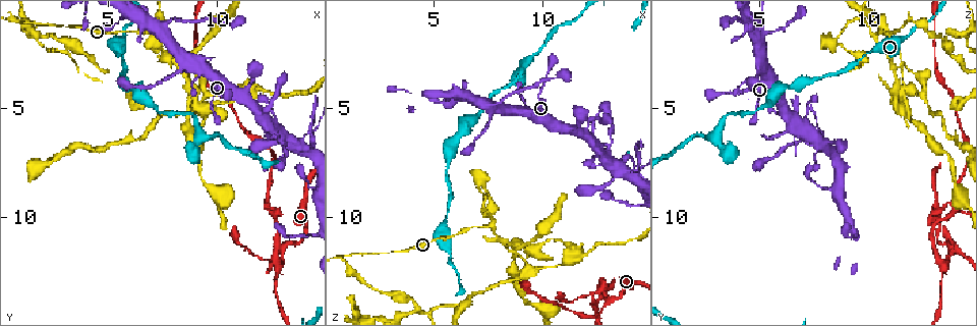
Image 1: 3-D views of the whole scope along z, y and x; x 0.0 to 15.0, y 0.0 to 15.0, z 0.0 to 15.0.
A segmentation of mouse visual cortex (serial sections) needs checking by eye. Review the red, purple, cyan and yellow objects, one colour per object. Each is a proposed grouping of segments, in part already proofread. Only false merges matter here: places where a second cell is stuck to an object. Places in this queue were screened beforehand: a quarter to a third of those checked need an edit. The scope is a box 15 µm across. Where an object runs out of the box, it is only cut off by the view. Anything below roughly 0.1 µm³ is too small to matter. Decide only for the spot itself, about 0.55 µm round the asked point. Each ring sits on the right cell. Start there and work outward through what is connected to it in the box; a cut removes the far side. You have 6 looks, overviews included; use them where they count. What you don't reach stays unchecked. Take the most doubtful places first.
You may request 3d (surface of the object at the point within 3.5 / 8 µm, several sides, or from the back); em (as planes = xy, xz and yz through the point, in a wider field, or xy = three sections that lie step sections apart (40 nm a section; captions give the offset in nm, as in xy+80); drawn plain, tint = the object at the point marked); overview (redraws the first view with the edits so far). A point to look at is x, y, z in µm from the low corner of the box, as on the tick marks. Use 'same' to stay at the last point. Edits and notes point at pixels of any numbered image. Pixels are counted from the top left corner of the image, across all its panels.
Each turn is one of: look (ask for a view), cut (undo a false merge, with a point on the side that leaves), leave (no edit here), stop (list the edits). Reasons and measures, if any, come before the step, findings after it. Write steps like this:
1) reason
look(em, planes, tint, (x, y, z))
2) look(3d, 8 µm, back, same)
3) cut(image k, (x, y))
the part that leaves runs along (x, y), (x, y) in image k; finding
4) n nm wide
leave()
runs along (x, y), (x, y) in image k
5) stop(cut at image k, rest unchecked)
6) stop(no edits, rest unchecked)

narrows sharply
look(3d, 3.5 µm, (13.0, 11.9, 13.8))

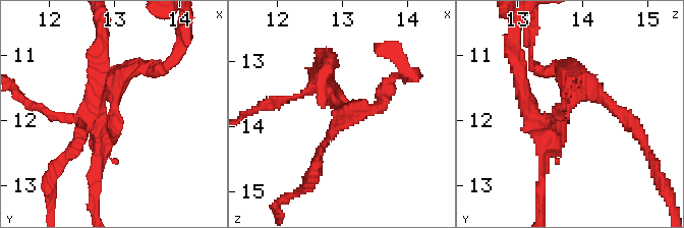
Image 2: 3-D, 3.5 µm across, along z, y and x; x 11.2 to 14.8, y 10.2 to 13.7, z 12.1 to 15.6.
cut(image 2, (521, 100))
the part that leaves runs along (545, 131), (526, 106), (513, 37) in image 2; two cells meet here

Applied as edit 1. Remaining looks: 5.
look(overview)

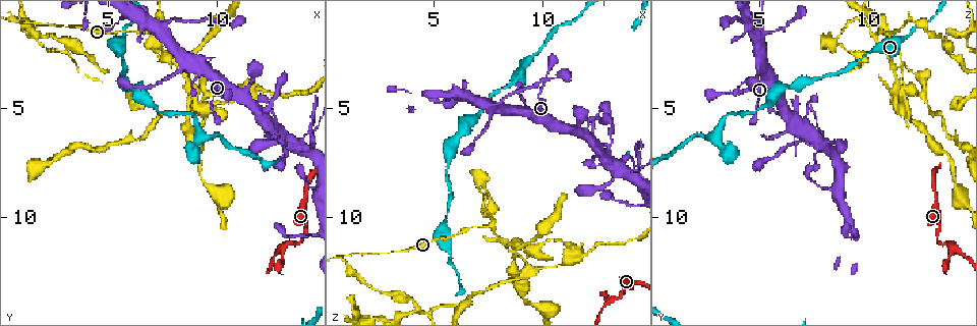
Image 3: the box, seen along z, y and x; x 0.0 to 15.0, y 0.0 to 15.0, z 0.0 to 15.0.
three arms meet
look(3d, 8 µm, back, (7.7, 1.6, 10.3))

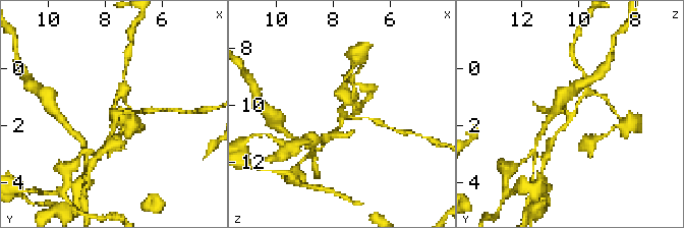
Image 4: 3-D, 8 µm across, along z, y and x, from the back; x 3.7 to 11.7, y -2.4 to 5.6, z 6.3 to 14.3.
look(3d, 3.5 µm, (7.6, 1.7, 10.3))

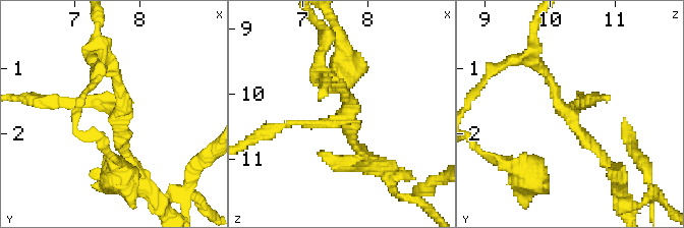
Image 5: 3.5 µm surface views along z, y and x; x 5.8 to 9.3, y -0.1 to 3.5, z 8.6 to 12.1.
3 arms; arms of 100, 150, 150 nm; now the EM
look(em, xy, step 5, tint, (7.65, 1.65, 10.30))

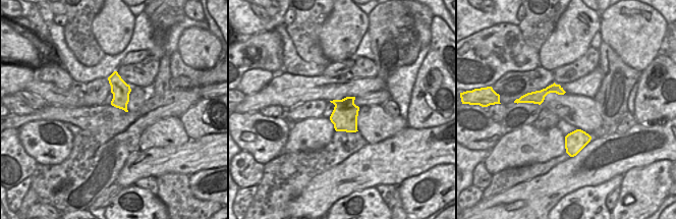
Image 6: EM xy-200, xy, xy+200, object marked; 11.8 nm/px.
320 nm wide
cut(image 5, (117, 76))
border along (353, 100), (341, 100), (335, 105) in image 6; two cells meet here

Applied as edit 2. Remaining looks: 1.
stop(cut at image 2, cut at image 5, rest unchecked)

